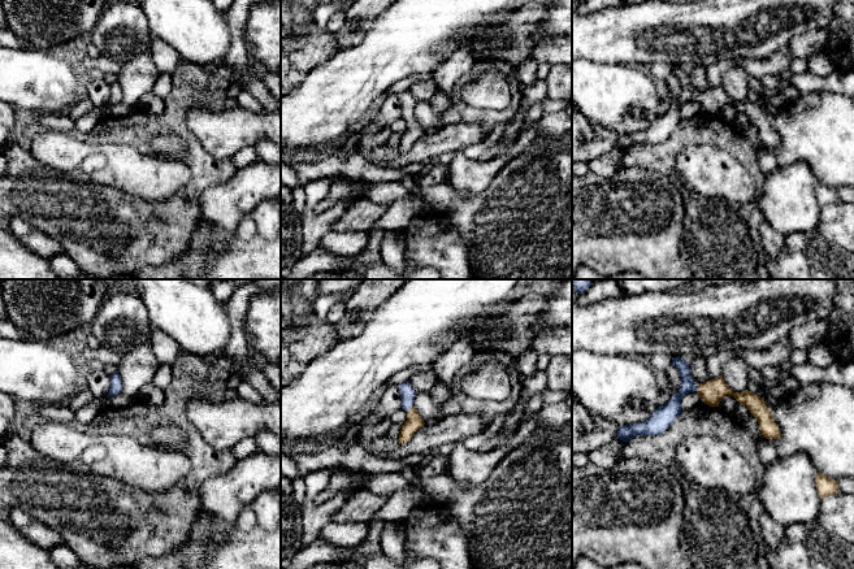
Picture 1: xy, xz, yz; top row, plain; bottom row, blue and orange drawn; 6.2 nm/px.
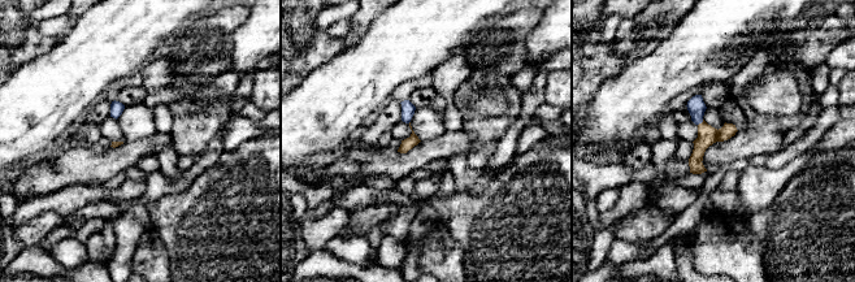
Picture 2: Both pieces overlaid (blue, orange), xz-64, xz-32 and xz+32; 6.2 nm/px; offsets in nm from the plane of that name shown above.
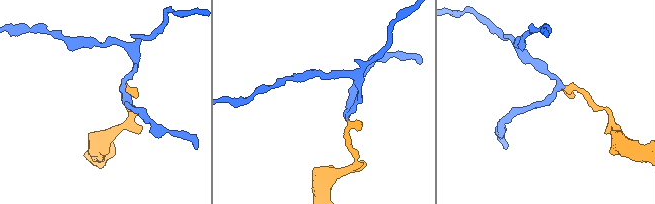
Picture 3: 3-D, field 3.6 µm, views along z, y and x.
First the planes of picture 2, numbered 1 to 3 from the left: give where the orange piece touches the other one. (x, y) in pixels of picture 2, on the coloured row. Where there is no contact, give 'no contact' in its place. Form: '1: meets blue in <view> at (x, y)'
1: no contact
2: no contact
3: meets blue in xz+32 at (701, 122)

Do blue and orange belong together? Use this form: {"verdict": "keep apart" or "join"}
{"verdict": "join"}

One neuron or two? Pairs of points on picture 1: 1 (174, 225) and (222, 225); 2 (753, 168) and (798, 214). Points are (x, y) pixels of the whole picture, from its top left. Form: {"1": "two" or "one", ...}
{"1": "two", "2": "two"}

